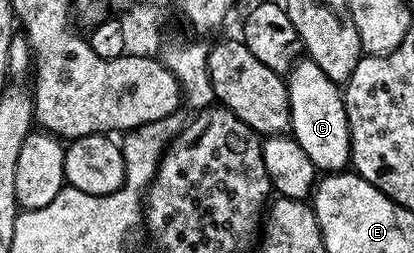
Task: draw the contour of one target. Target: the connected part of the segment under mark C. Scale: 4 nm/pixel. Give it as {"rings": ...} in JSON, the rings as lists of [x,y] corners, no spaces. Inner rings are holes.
{"rings":[[[307,59],[297,60],[296,64],[288,70],[286,74],[286,84],[288,86],[288,102],[290,103],[290,126],[291,136],[310,155],[310,163],[316,165],[320,171],[340,171],[349,164],[352,144],[350,143],[350,131],[348,130],[348,120],[344,110],[344,94],[341,86],[337,82],[330,80],[326,71],[318,67],[318,63]]]}

